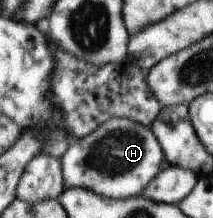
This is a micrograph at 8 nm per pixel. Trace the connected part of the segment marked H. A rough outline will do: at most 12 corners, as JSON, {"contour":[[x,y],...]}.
{"contour":[[113,118],[59,159],[65,189],[139,195],[165,168],[150,127]]}

